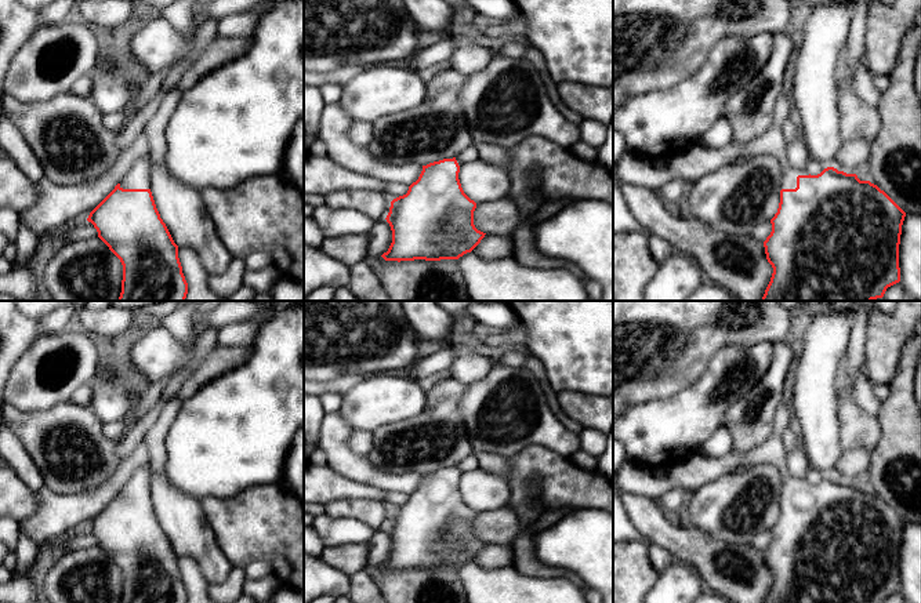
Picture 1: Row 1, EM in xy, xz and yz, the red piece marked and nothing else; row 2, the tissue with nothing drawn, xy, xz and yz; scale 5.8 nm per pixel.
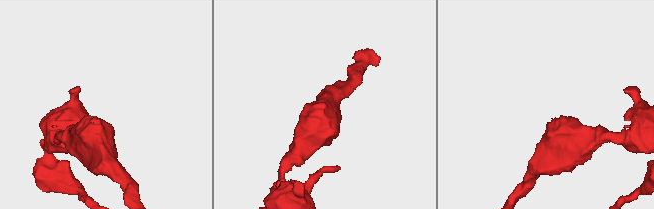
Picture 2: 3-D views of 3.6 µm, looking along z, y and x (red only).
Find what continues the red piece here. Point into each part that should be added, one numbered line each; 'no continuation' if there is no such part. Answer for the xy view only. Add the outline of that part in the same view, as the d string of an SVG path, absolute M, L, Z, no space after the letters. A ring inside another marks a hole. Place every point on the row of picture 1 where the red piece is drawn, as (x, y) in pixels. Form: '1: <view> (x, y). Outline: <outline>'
1: xy (138, 177). Outline: M144 155L139 159L137 159L131 170L122 178L120 188L151 189L149 166L149 155Z

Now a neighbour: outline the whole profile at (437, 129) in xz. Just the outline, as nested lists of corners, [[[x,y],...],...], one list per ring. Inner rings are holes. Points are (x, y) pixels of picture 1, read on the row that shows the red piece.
[[[449,66],[427,83],[425,98],[418,106],[377,119],[373,123],[373,135],[367,145],[370,155],[378,161],[392,164],[416,163],[420,166],[457,157],[472,145],[460,101],[467,76]]]

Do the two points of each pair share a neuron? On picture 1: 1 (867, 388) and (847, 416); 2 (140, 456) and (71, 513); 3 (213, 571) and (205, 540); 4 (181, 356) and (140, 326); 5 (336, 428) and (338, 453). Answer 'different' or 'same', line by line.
1: different
2: same
3: same
4: different
5: same

